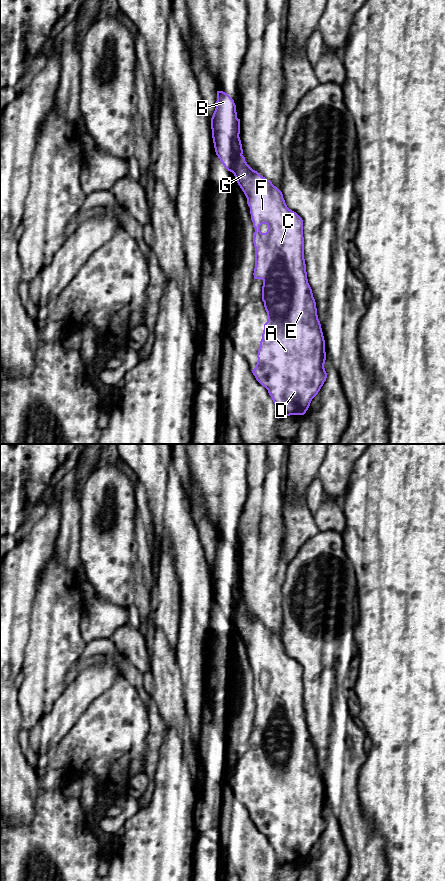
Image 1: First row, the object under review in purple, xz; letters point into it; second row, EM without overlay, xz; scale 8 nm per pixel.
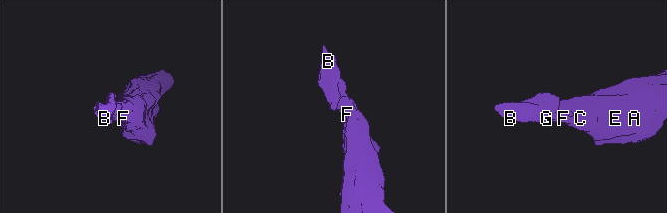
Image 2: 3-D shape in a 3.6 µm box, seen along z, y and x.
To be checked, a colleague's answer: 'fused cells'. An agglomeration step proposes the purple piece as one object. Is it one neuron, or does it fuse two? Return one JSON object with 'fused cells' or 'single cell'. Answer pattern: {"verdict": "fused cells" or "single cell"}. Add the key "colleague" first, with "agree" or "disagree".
{"colleague": "agree", "verdict": "fused cells"}

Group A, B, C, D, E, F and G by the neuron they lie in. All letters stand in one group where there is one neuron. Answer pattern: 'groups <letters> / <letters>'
groups A C D E F G / B

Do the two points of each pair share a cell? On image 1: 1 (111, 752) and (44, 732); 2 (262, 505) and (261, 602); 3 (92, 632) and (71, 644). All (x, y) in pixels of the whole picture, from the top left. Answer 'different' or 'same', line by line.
1: different
2: same
3: different

